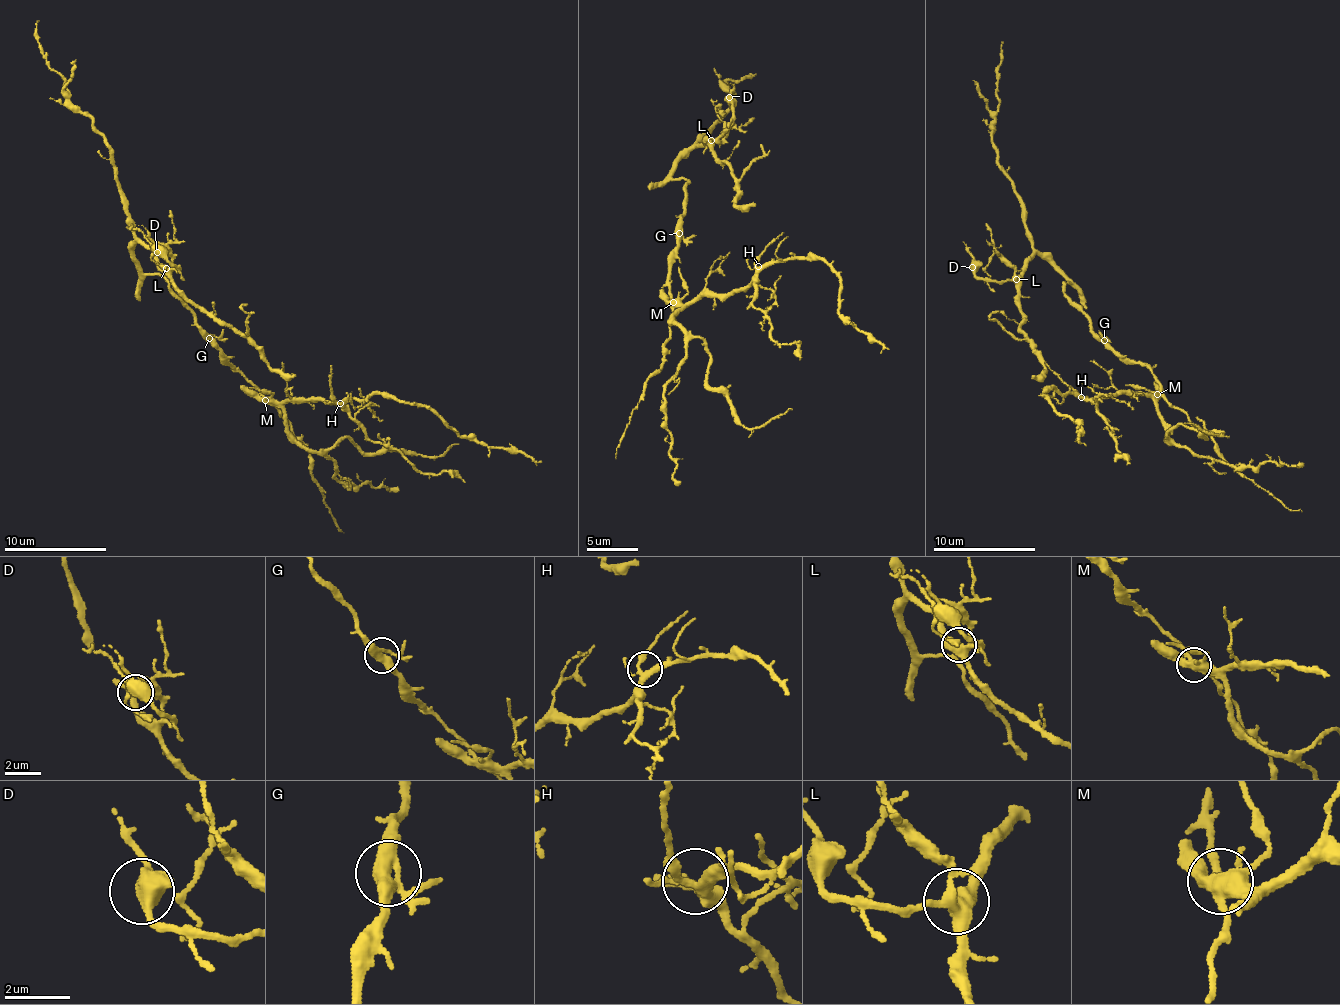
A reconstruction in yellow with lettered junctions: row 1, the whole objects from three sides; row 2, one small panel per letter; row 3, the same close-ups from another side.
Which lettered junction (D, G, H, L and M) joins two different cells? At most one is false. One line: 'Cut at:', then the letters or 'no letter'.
Cut at: M

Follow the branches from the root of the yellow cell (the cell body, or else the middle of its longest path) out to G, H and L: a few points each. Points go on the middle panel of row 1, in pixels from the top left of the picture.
G: (674, 250), (679, 233)
H: (674, 250), (667, 285), (672, 303), (691, 304), (698, 297), (731, 295), (747, 290), (758, 273), (758, 266)
L: (674, 250), (682, 233), (681, 219), (689, 183), (671, 175), (679, 158), (694, 145), (711, 140)

